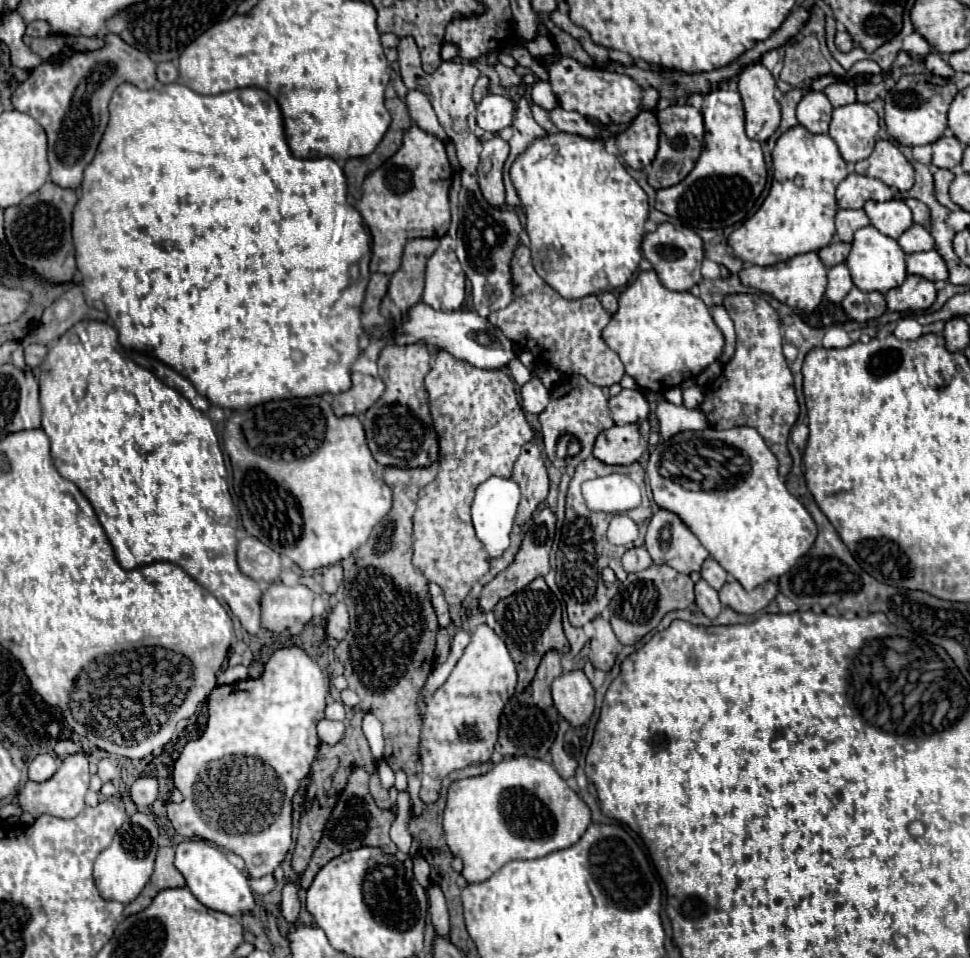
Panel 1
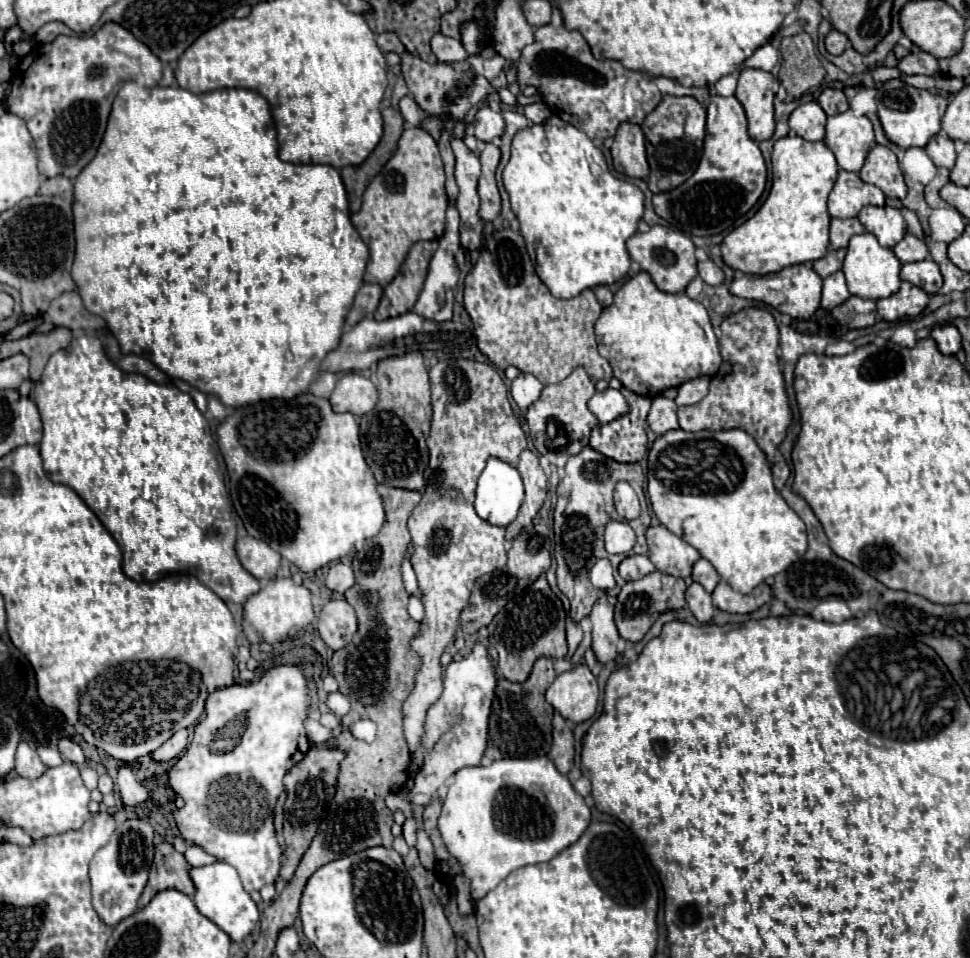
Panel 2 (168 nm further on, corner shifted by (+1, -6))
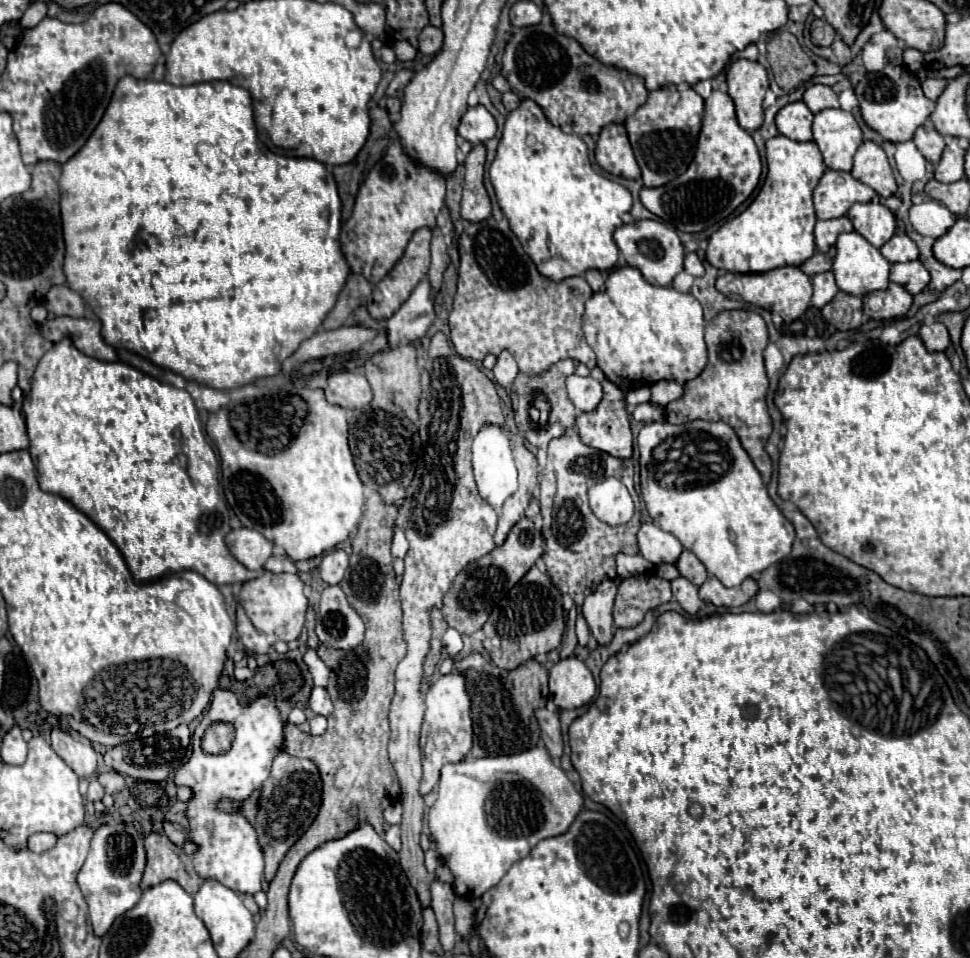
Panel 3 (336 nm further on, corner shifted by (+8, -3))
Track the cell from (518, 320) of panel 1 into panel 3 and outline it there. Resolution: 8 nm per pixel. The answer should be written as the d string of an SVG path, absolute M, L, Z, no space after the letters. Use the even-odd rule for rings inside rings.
M493 217L465 225L465 231L459 237L459 255L461 255L461 267L459 267L459 281L457 281L457 293L453 299L453 311L449 315L449 327L451 327L451 341L455 351L471 361L483 361L487 353L501 353L501 349L507 349L519 369L529 375L543 373L549 369L549 365L561 361L561 359L575 359L579 363L585 363L589 369L597 365L593 349L587 345L583 335L583 311L585 301L591 297L589 283L581 277L567 277L561 281L553 281L543 277L531 257L523 251L519 239L509 229L509 221L503 217L495 221Z

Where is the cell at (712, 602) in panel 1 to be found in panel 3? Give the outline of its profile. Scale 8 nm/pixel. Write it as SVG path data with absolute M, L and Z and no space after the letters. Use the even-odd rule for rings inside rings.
M685 577L673 579L673 581L671 581L671 589L673 589L675 599L679 601L679 605L681 605L687 613L695 615L695 613L699 611L699 607L703 605L703 601L701 601L699 595L697 595L697 587L695 587L691 581L687 581Z

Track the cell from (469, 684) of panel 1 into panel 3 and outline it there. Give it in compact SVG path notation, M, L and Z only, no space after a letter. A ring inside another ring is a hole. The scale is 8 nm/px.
M449 673L431 683L425 695L425 721L423 721L420 747L423 750L421 795L433 791L439 783L439 771L447 763L461 761L473 745L473 727L471 727L471 709L469 697L465 693L465 679L459 673Z

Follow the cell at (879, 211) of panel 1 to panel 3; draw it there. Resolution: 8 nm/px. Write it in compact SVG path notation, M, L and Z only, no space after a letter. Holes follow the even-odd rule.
M879 201L855 203L847 211L847 217L851 219L855 231L861 233L877 249L893 237L895 225L897 225L895 215Z

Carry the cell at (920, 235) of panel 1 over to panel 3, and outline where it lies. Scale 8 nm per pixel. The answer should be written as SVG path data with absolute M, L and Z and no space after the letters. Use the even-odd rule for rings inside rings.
M895 233L883 247L881 247L881 255L889 261L889 263L905 263L905 261L915 261L919 259L917 253L917 245L913 245L913 241L905 235L905 233Z

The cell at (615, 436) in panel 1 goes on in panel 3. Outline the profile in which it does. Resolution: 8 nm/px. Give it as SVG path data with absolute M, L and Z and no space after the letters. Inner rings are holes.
M605 379L603 383L603 399L597 405L597 409L589 411L589 413L579 413L575 427L579 431L579 437L585 445L595 447L599 451L605 451L613 457L631 457L631 449L633 449L633 435L631 435L631 427L629 427L629 415L627 415L627 407L623 405L623 393L617 385L613 385L609 379Z

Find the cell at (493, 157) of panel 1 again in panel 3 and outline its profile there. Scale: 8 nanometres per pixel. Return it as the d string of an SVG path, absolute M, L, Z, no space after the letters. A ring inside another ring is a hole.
M479 143L471 149L465 159L465 185L461 199L461 217L477 223L491 215L491 201L483 185L483 165L485 165L485 147Z

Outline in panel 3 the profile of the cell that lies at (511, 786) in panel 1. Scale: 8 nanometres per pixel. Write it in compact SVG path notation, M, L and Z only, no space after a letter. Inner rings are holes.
M533 747L523 753L511 755L463 759L459 763L445 765L441 769L437 793L439 797L429 809L427 825L443 863L455 877L455 893L465 899L477 899L487 889L497 885L515 861L527 857L527 853L533 849L533 845L537 845L537 841L565 833L577 817L579 809L583 807L582 793L573 787L565 771L555 765L545 747Z

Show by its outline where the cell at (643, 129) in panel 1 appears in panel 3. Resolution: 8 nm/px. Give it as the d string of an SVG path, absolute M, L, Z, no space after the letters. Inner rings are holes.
M617 123L605 125L605 129L597 139L595 161L601 169L605 169L611 175L619 175L625 179L641 177L641 169L635 161L635 155L623 125L617 125Z

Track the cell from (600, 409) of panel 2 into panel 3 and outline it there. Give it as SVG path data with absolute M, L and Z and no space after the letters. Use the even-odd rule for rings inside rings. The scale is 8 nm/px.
M577 373L565 379L569 399L579 411L593 411L601 401L601 383L593 377L579 377Z

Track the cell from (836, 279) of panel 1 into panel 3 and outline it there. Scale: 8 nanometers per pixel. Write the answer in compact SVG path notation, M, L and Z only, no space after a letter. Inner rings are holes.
M827 271L827 273L819 273L819 275L813 275L811 277L811 283L813 283L813 297L811 297L811 305L815 307L823 307L827 305L839 291L835 279L833 279L833 273Z

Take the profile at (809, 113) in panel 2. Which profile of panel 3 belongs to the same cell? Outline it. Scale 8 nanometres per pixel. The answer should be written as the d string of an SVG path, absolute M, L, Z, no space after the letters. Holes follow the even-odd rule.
M803 101L789 103L783 109L779 109L775 117L777 129L781 135L793 139L793 141L811 141L811 123L813 123L813 113Z

